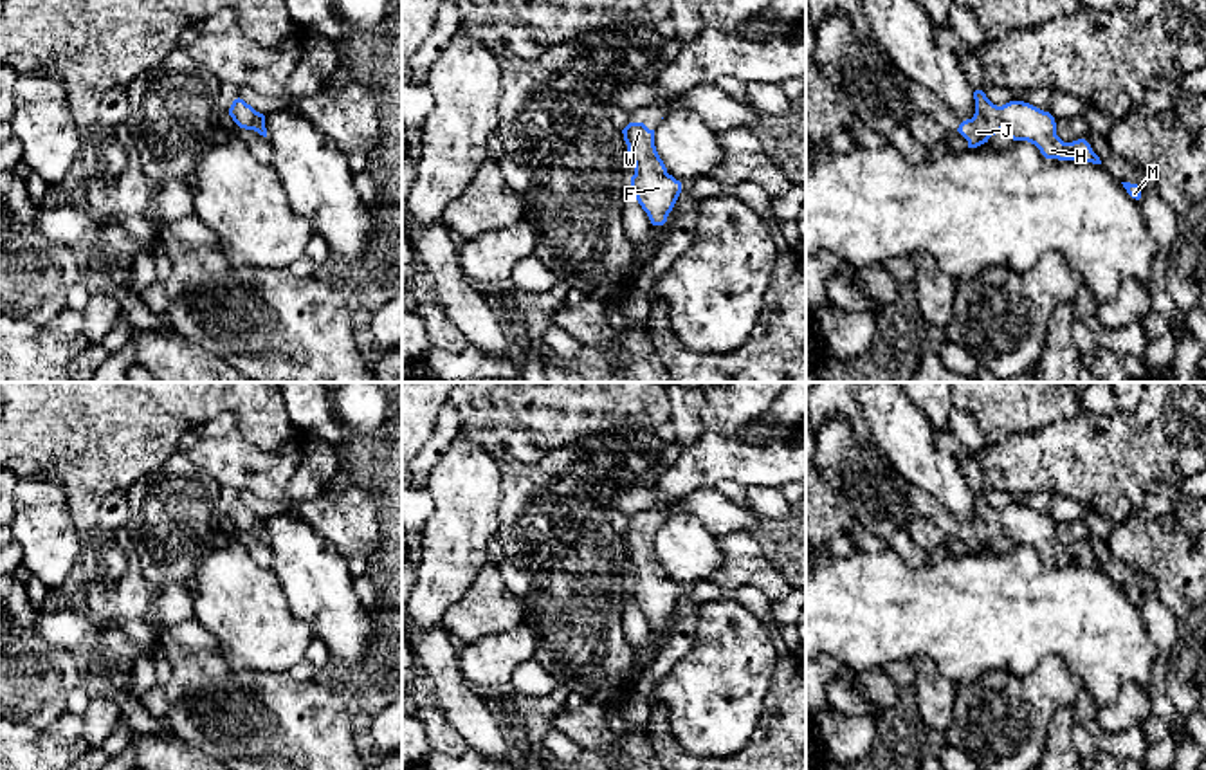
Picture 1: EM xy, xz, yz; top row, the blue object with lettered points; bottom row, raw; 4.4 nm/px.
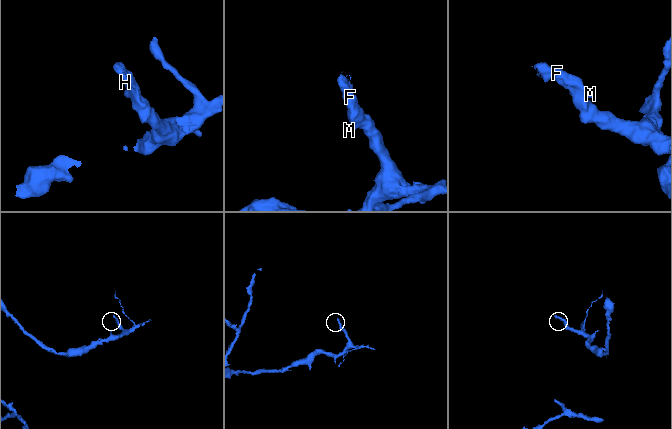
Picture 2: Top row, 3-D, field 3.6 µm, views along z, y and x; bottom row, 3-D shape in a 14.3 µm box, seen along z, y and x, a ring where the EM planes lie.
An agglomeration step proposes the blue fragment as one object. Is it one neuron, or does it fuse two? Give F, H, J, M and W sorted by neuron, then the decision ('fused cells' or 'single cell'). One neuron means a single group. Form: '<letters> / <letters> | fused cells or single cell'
F H J M W | single cell

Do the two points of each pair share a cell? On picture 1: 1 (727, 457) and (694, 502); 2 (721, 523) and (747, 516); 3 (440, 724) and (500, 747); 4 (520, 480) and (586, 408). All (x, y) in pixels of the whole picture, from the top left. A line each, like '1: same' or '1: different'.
1: different
2: same
3: different
4: different

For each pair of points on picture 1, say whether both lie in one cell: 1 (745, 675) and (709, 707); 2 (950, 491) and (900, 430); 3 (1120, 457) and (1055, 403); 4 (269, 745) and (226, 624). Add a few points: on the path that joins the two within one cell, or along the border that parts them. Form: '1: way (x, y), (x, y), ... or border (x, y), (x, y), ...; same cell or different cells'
1: way (736, 680), (718, 698); same cell
2: way (938, 476), (909, 444); same cell
3: border (1084, 410), (1032, 431); different cells
4: border (215, 637), (222, 659), (231, 668), (283, 673); different cells

